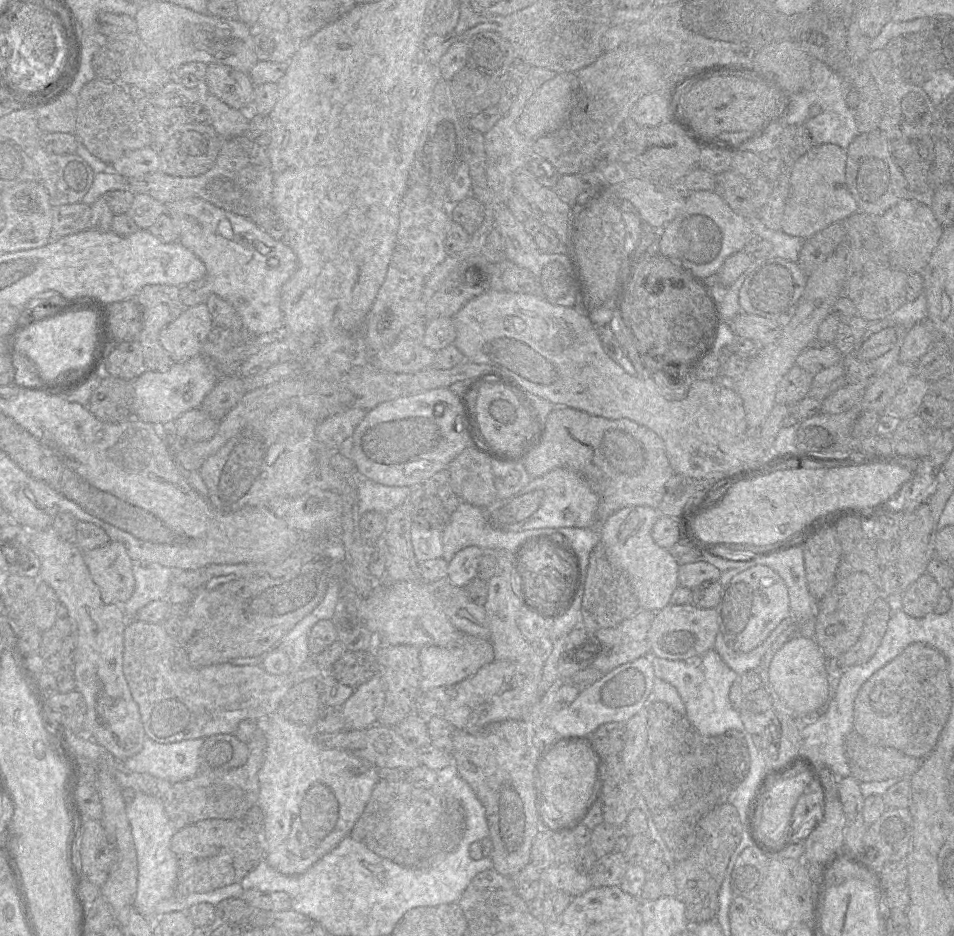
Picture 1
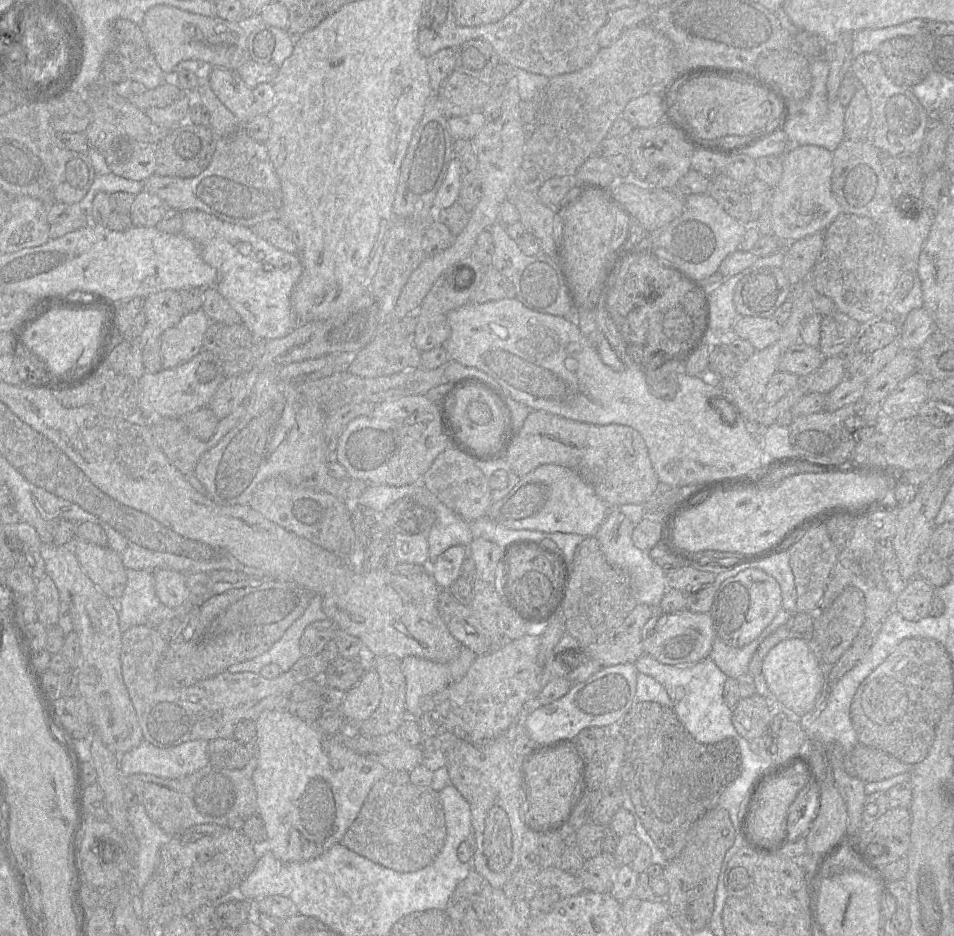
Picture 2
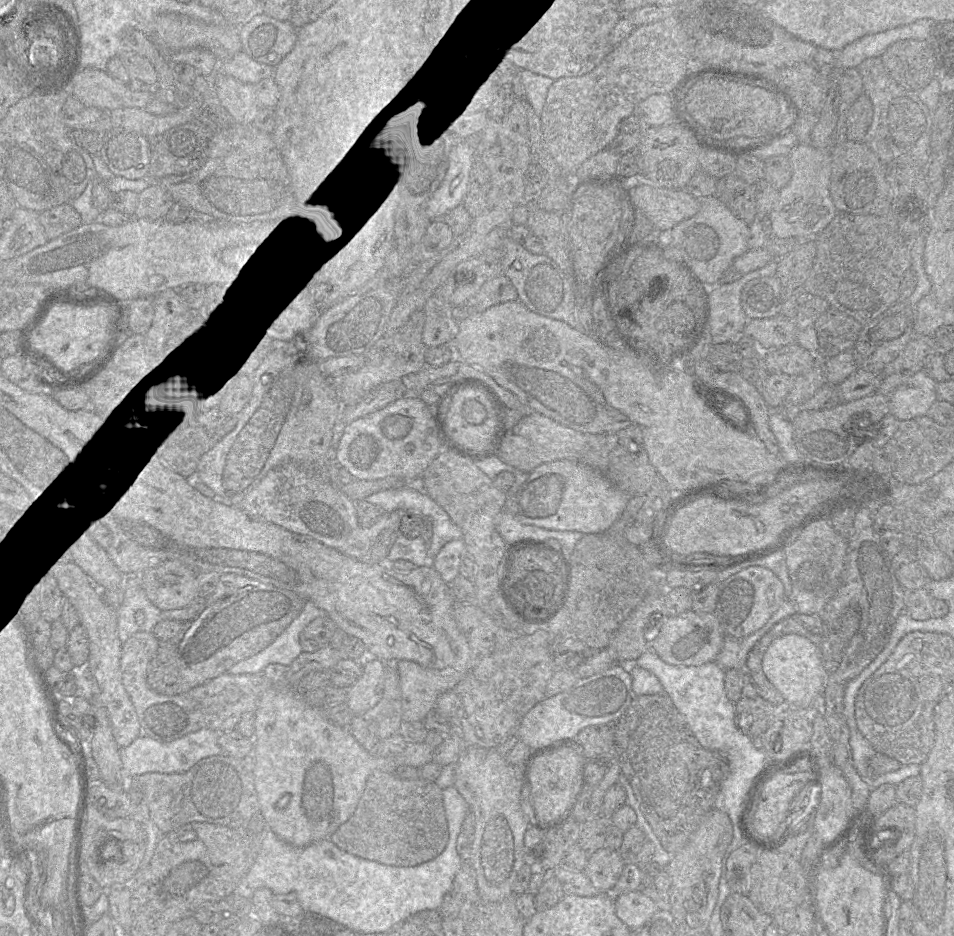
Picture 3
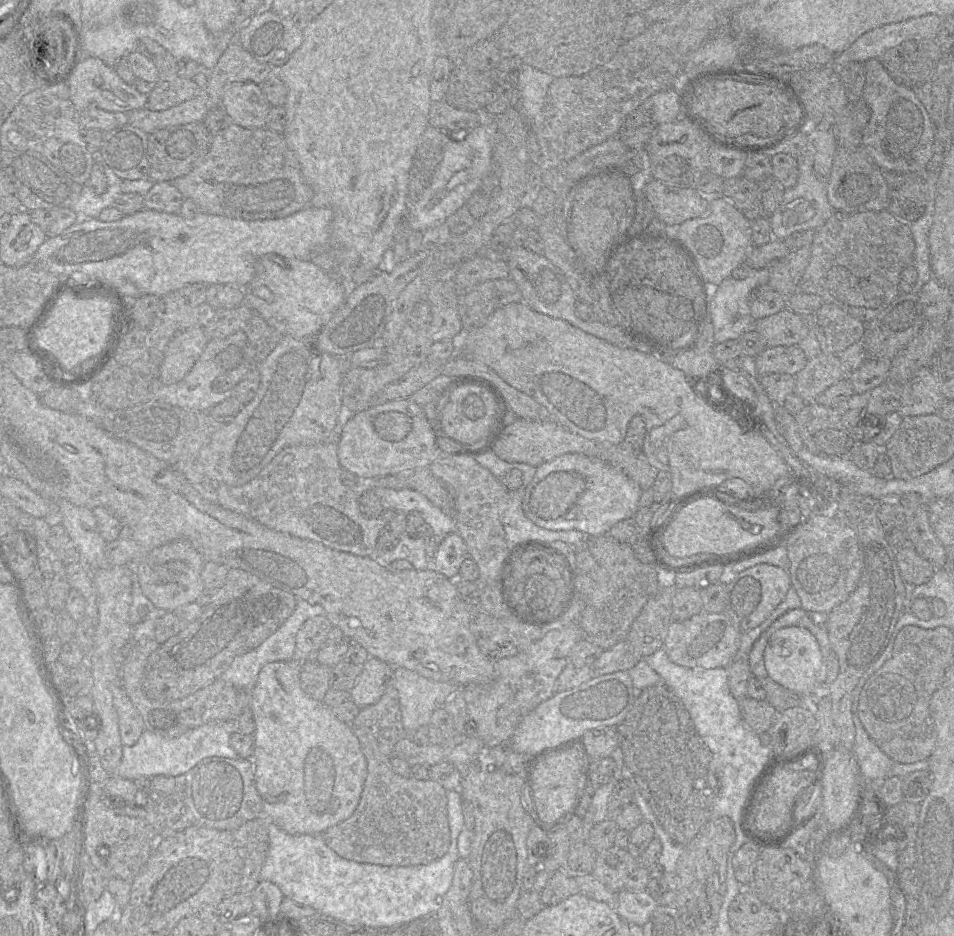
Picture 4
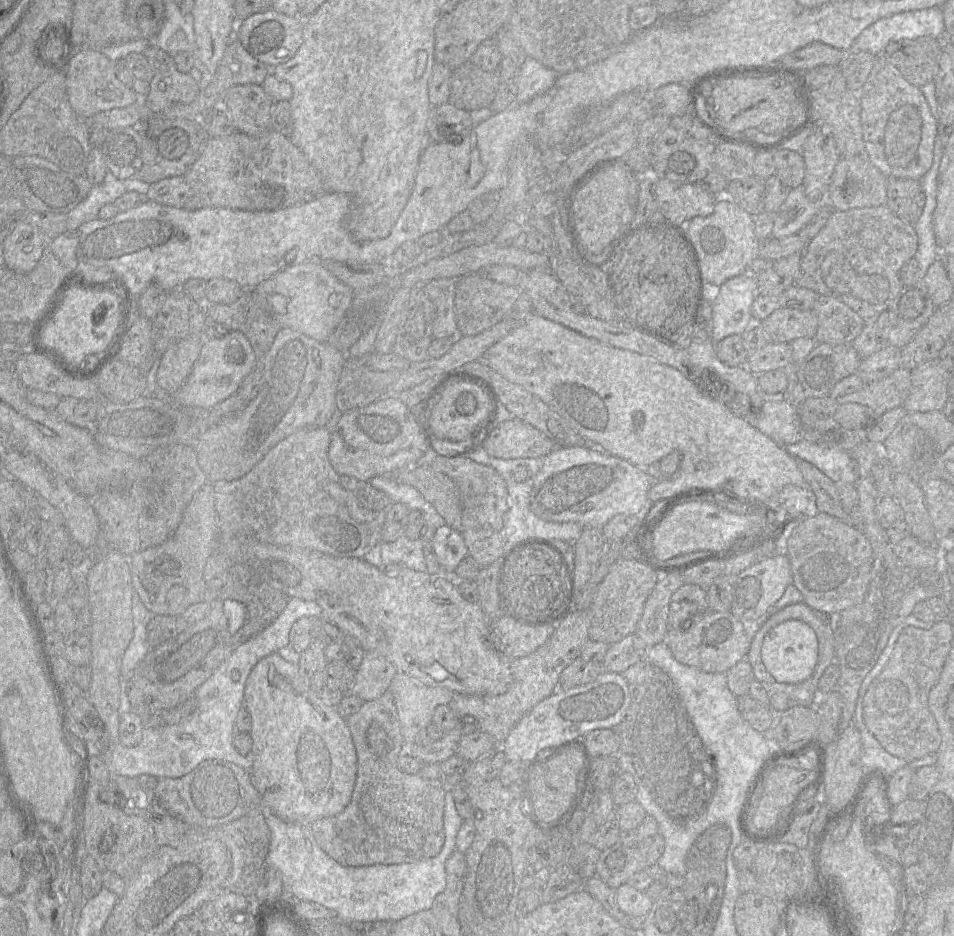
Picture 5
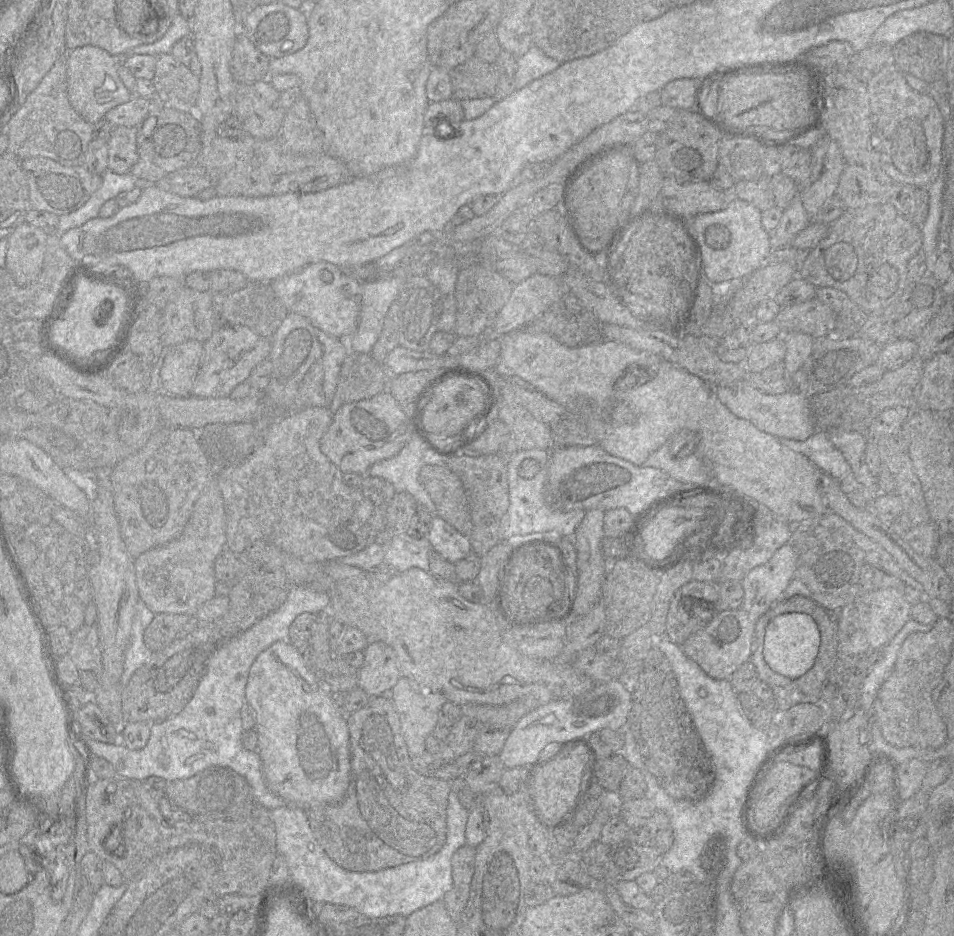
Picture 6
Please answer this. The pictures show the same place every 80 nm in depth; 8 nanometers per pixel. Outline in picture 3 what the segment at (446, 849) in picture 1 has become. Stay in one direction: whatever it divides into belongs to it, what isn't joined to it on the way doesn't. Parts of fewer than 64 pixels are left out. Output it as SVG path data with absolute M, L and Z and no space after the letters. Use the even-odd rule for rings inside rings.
M374 771L354 814L330 836L341 850L381 864L413 867L438 857L449 840L443 790L424 779L406 780Z

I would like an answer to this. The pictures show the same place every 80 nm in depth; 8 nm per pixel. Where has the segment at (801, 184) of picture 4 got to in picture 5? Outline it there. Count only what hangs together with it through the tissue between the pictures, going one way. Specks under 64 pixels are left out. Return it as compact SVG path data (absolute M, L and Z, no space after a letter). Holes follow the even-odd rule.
M800 185L791 188L784 203L775 212L772 237L783 238L797 234L819 211L823 203L812 202Z

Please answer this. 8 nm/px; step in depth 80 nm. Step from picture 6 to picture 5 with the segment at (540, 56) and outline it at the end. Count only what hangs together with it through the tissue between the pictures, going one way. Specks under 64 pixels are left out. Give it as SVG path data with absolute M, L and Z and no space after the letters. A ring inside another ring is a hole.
M527 56L513 79L517 84L516 103L526 103L545 93L552 88L559 75L555 70Z

